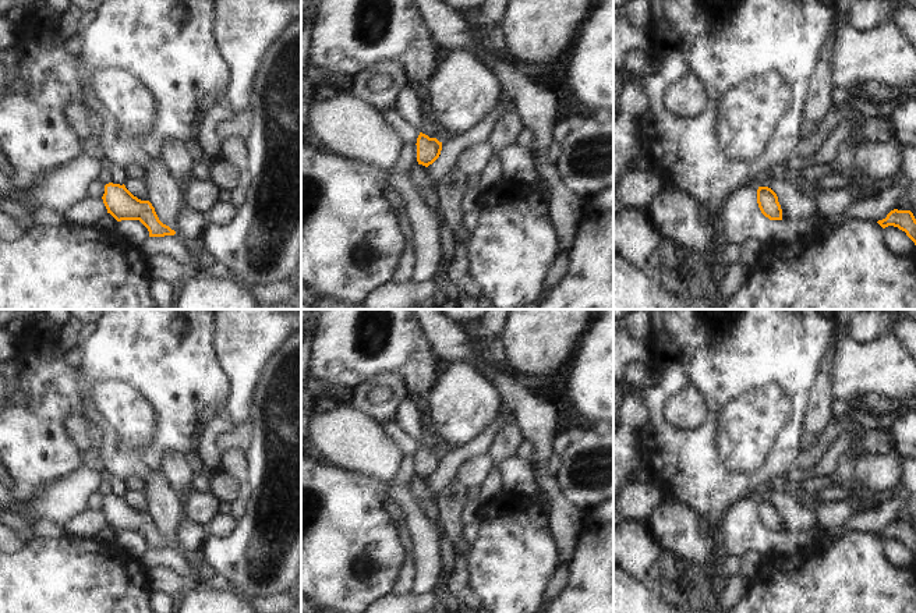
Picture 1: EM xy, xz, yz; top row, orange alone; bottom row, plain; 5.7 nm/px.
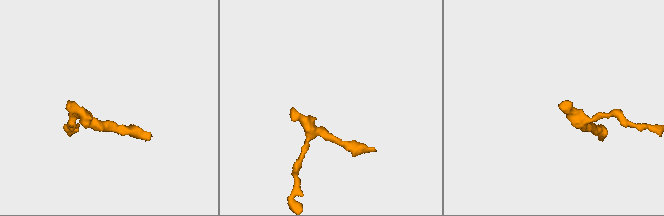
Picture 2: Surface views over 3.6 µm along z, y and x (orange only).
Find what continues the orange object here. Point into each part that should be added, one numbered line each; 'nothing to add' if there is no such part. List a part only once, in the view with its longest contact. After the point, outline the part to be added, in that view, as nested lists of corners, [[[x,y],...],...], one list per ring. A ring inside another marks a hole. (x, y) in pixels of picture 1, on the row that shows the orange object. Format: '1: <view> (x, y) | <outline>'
nothing to add

